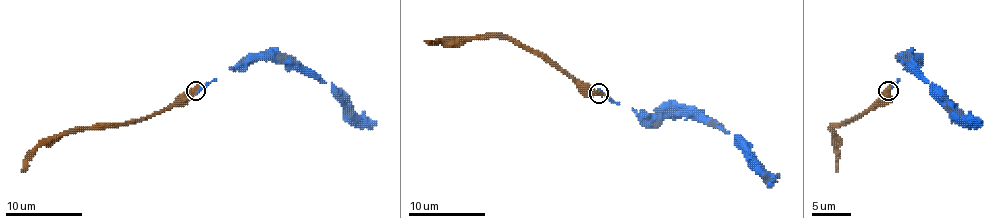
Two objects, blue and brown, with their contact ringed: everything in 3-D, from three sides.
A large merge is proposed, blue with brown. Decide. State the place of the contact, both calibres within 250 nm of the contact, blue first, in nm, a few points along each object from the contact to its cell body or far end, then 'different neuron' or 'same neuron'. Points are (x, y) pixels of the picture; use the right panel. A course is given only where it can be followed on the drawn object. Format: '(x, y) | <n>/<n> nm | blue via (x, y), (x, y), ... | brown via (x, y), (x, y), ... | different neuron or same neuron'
(888, 91) | 400/650 nm | blue via (888, 90), (903, 69), (909, 67), (907, 57), (955, 110), (974, 117), (982, 125) | brown via (888, 90), (859, 117), (832, 127), (836, 171) | different neuron

